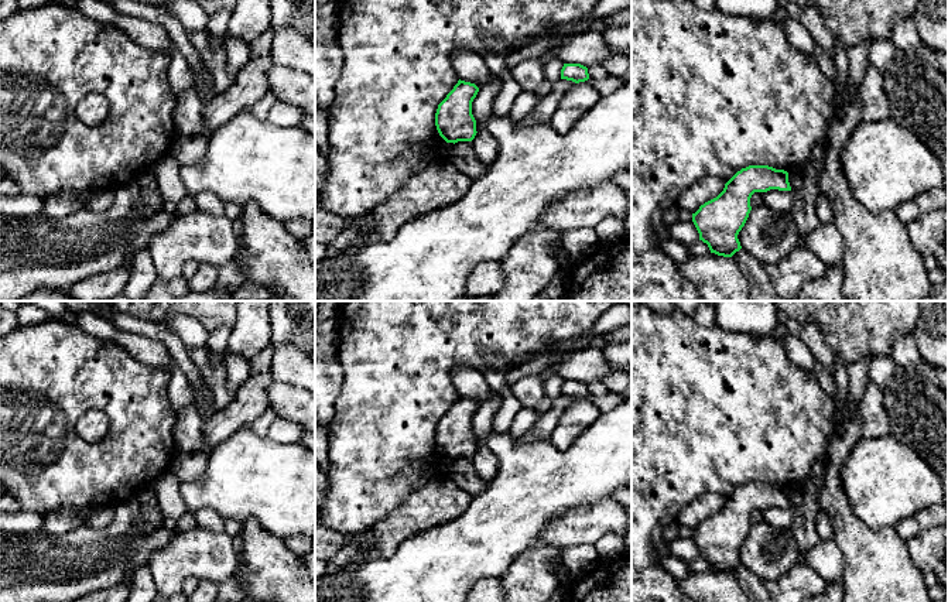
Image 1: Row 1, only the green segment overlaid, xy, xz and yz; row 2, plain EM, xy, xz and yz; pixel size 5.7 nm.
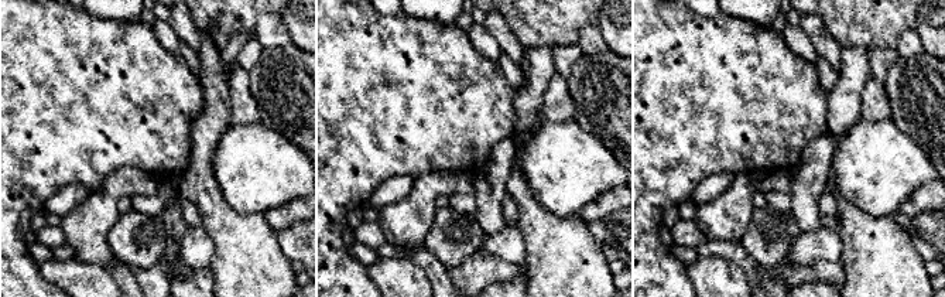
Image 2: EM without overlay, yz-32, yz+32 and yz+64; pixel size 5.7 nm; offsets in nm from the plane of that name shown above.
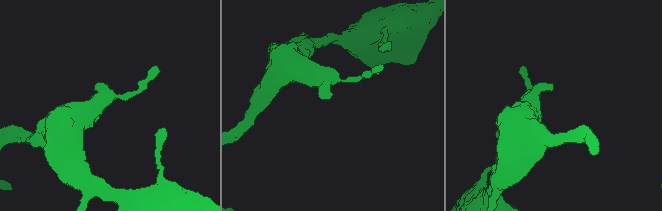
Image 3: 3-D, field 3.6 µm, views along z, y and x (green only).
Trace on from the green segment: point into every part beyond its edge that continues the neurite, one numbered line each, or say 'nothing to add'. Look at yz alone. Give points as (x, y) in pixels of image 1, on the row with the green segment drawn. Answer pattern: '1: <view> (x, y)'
nothing to add

